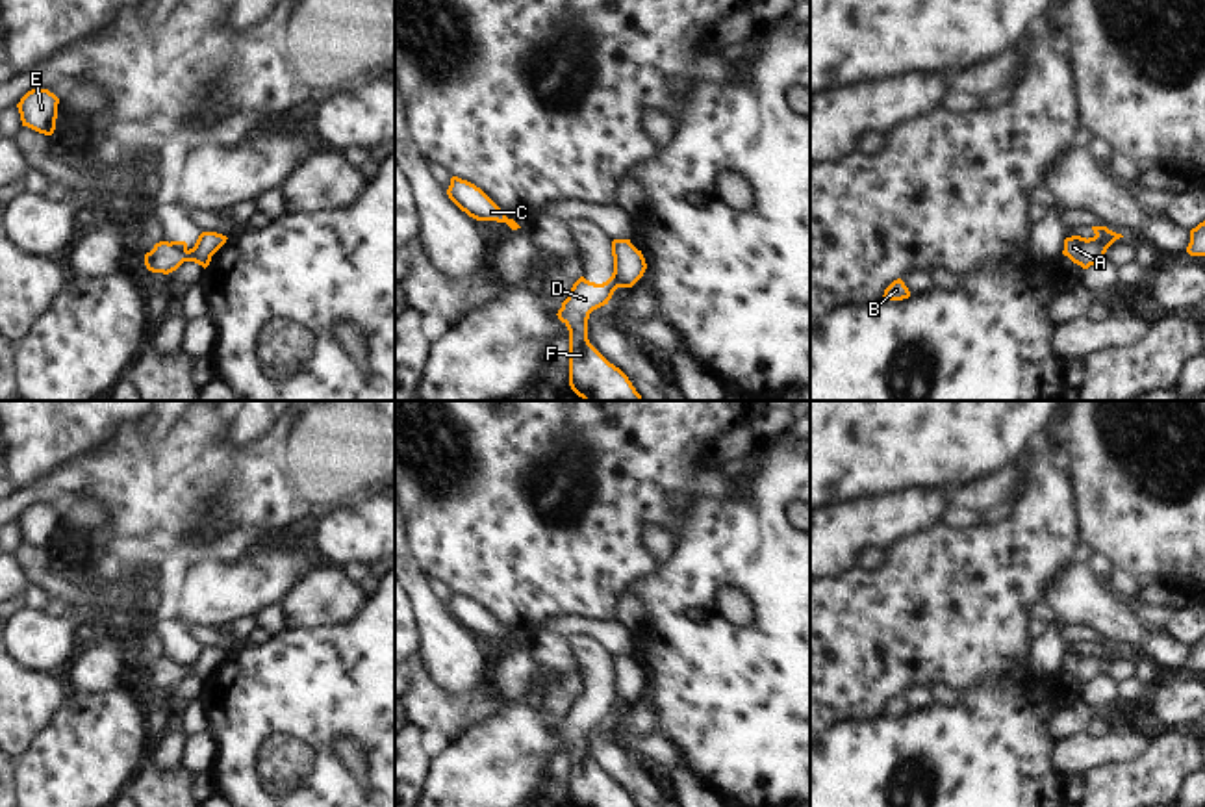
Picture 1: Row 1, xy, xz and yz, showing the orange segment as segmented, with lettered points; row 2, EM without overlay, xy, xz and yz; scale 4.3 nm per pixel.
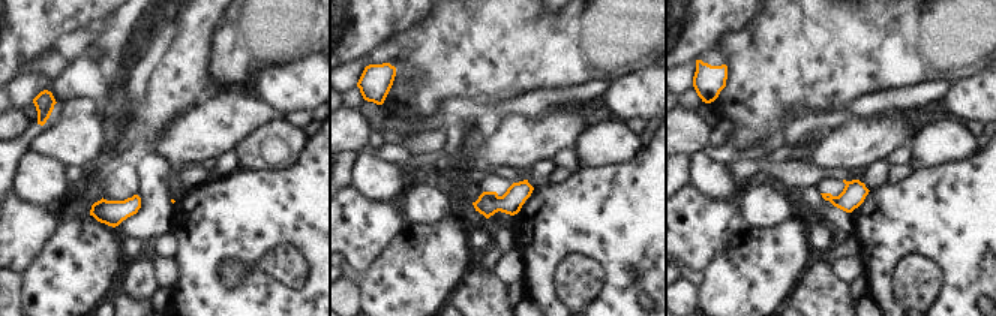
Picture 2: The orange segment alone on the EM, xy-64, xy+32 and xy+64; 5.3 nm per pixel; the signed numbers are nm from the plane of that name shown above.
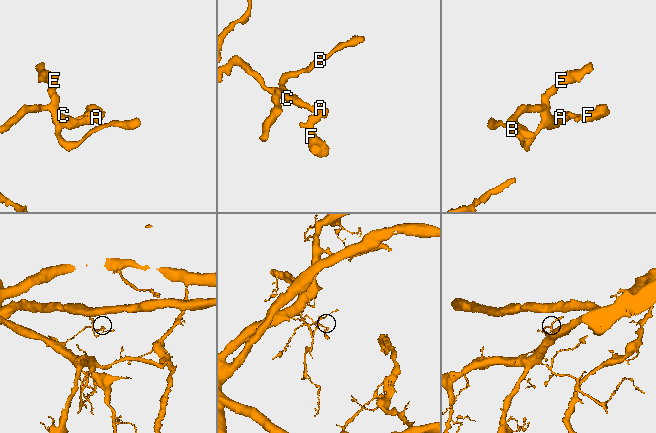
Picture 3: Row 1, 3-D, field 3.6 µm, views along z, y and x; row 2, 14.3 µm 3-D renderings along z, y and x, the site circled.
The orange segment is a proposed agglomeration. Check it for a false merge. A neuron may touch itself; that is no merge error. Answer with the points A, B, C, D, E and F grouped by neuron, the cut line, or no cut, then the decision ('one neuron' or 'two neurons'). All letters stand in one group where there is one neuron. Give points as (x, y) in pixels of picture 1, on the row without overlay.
A B C E / D F; cut in xz along (614, 685), (620, 702); two neurons

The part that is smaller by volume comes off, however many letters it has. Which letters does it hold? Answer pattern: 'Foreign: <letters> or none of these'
Foreign: D, F

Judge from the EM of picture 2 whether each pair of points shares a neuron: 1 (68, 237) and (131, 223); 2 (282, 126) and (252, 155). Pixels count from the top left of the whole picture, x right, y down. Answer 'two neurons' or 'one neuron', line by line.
1: two neurons
2: one neuron

